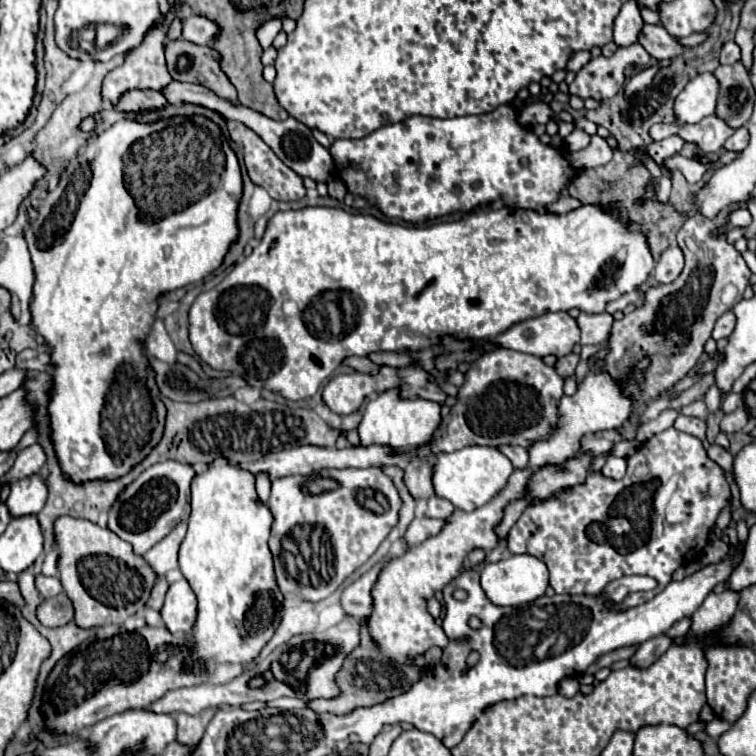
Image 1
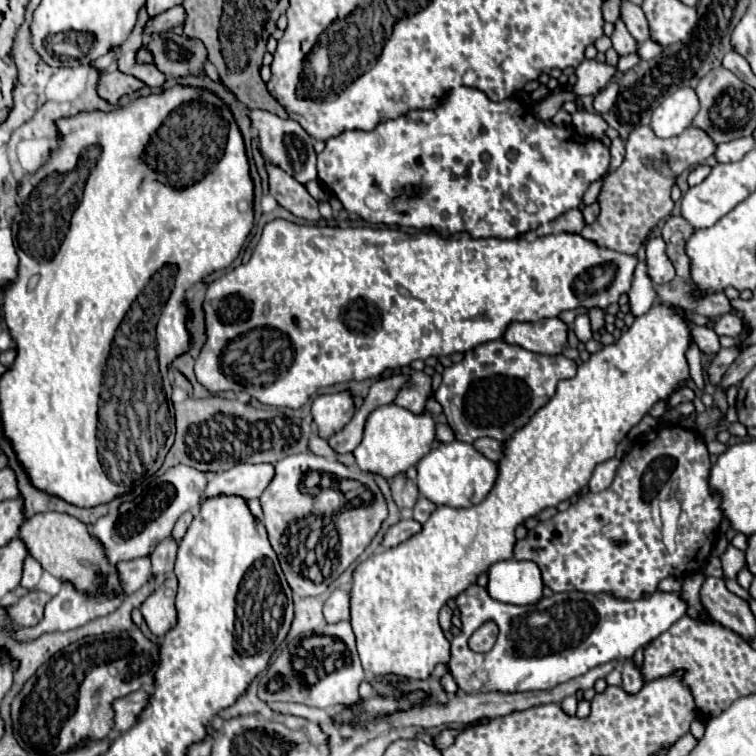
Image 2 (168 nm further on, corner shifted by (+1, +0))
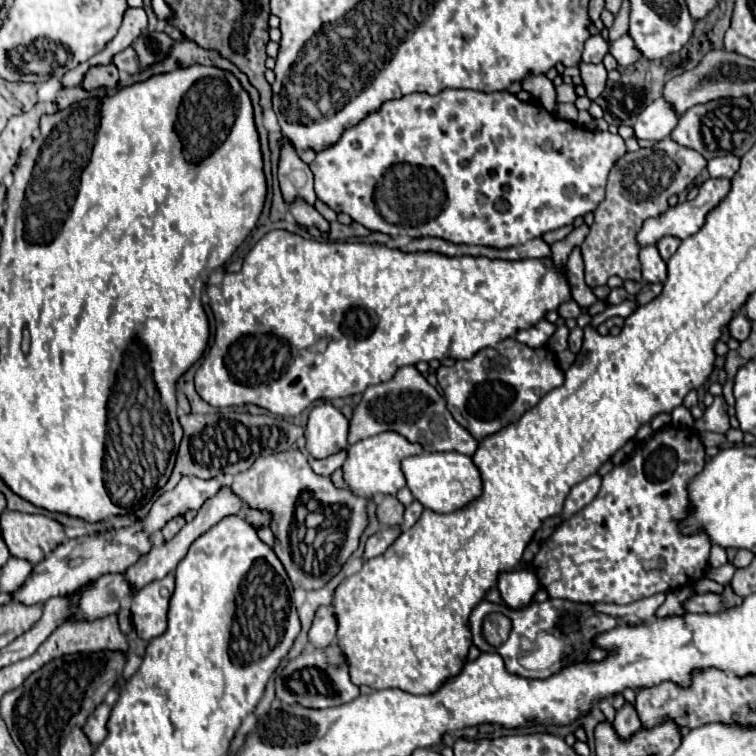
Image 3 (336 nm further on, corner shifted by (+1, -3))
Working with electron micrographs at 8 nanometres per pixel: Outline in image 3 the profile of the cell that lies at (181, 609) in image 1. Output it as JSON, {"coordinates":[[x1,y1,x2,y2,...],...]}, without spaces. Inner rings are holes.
{"coordinates":[[169,572,161,580,153,580,137,594,131,602,131,620,141,640,151,640,167,630,167,608,173,594,175,574]]}

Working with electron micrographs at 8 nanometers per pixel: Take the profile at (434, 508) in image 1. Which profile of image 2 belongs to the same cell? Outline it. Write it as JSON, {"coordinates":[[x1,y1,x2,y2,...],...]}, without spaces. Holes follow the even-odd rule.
{"coordinates":[[419,497,419,501,417,501,417,505,415,505,415,515,413,515,413,519,415,521,419,521,419,523,425,523,427,519,429,519,429,515,433,513,437,509,437,505,433,505,427,497]]}

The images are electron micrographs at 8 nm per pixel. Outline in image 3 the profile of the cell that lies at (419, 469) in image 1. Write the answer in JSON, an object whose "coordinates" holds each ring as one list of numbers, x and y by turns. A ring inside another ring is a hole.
{"coordinates":[[383,496,381,504,377,504,377,520,383,526,399,526,403,522,405,506,395,496]]}

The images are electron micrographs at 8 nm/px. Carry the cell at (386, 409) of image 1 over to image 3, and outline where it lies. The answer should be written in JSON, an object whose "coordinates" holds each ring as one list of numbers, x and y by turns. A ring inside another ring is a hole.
{"coordinates":[[383,432,377,436,363,438,347,448,347,458,343,462,343,480,349,490,361,498,373,498,375,494,391,494,395,496,397,490,405,486,405,476,401,472,401,460,407,456,421,454,423,448,419,444,407,442,397,432]]}

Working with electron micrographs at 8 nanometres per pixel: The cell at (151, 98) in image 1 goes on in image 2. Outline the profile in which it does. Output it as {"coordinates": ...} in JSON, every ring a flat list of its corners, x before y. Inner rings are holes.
{"coordinates":[[113,71,113,73,105,73,101,77,99,95,103,99,107,99,109,103,117,103,123,95,131,95,131,93,143,89,143,87,145,87,145,83,139,81,137,77,125,75,121,71]]}

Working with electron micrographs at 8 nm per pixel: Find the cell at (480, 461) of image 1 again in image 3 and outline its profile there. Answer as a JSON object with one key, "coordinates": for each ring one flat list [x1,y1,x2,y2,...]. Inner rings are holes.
{"coordinates":[[423,452,401,462,407,486,415,500,433,512,455,512,481,494,481,476,473,460,459,452]]}

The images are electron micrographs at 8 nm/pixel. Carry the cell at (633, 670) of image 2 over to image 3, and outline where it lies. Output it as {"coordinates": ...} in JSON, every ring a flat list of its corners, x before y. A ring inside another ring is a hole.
{"coordinates":[[625,704,621,710,617,710,613,728,615,728,617,736,621,736,621,740,629,740,629,736,633,736,633,732,637,732,637,728,641,728,635,706]]}

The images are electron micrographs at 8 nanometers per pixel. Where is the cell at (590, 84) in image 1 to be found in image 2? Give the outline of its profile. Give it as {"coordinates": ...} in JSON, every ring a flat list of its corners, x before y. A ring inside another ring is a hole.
{"coordinates":[[619,19,615,21,615,31,611,35,613,41,613,49,619,53,619,57,637,53,637,41,631,37,631,33,625,29,625,23]]}

